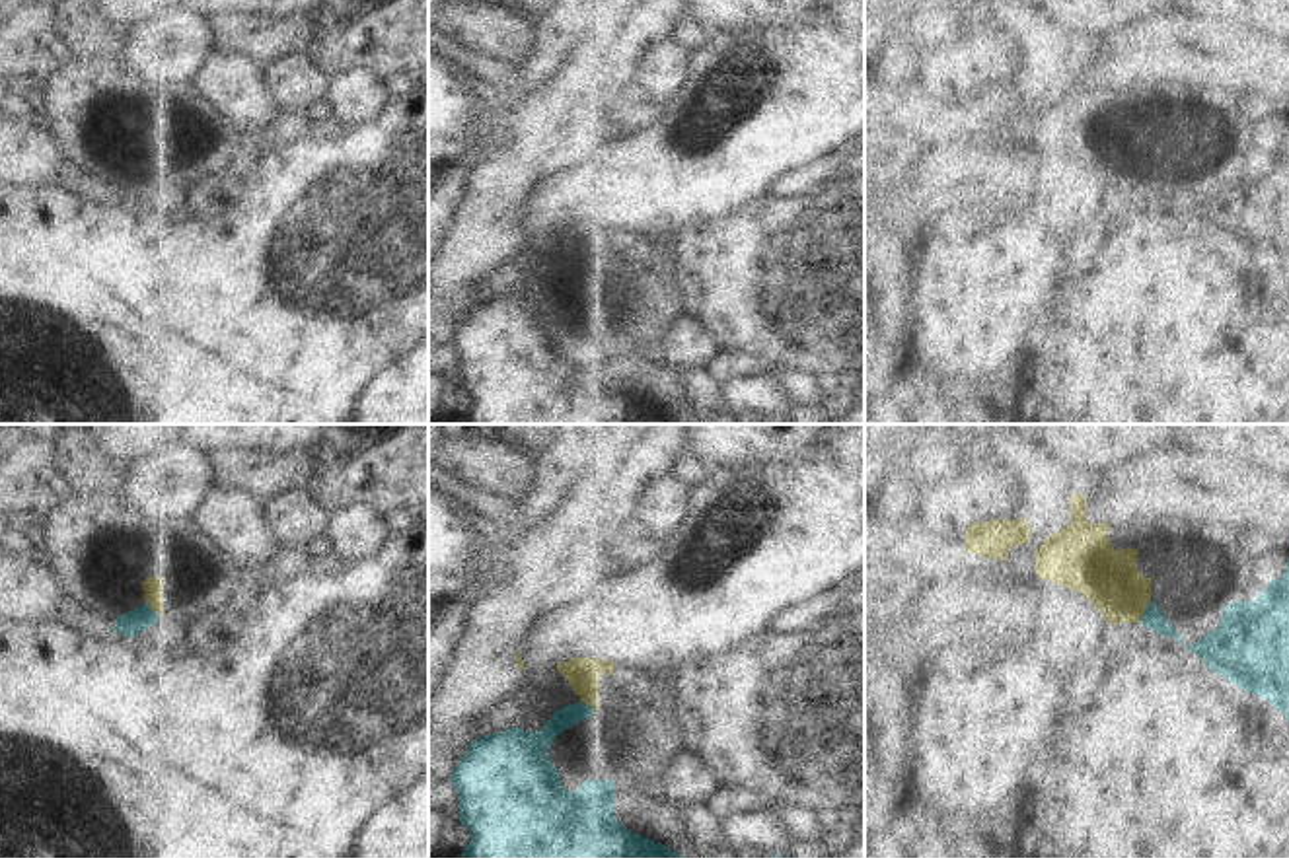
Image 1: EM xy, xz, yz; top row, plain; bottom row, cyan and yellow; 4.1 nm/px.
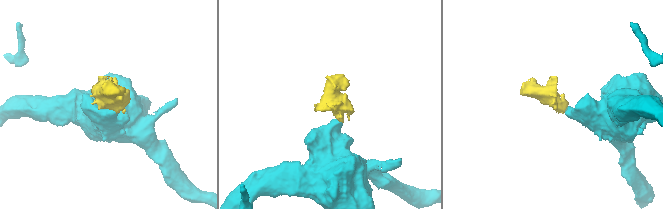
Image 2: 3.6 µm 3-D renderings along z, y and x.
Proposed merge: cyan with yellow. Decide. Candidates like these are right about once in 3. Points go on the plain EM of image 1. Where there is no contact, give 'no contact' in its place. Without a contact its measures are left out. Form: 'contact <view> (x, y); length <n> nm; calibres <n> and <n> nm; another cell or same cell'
contact yz (1143, 176); length 110 nm; calibres 90 and 240 nm; another cell

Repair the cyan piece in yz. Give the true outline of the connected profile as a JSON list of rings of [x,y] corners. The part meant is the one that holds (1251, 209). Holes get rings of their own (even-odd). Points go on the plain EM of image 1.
[[[1289,125],[1281,142],[1252,165],[1221,173],[1221,187],[1188,210],[1164,177],[1149,165],[1139,189],[1178,204],[1217,239],[1238,253],[1266,263],[1289,284]]]

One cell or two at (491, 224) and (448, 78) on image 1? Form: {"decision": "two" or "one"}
{"decision": "two"}

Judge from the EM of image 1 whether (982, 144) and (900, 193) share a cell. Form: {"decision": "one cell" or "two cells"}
{"decision": "one cell"}

